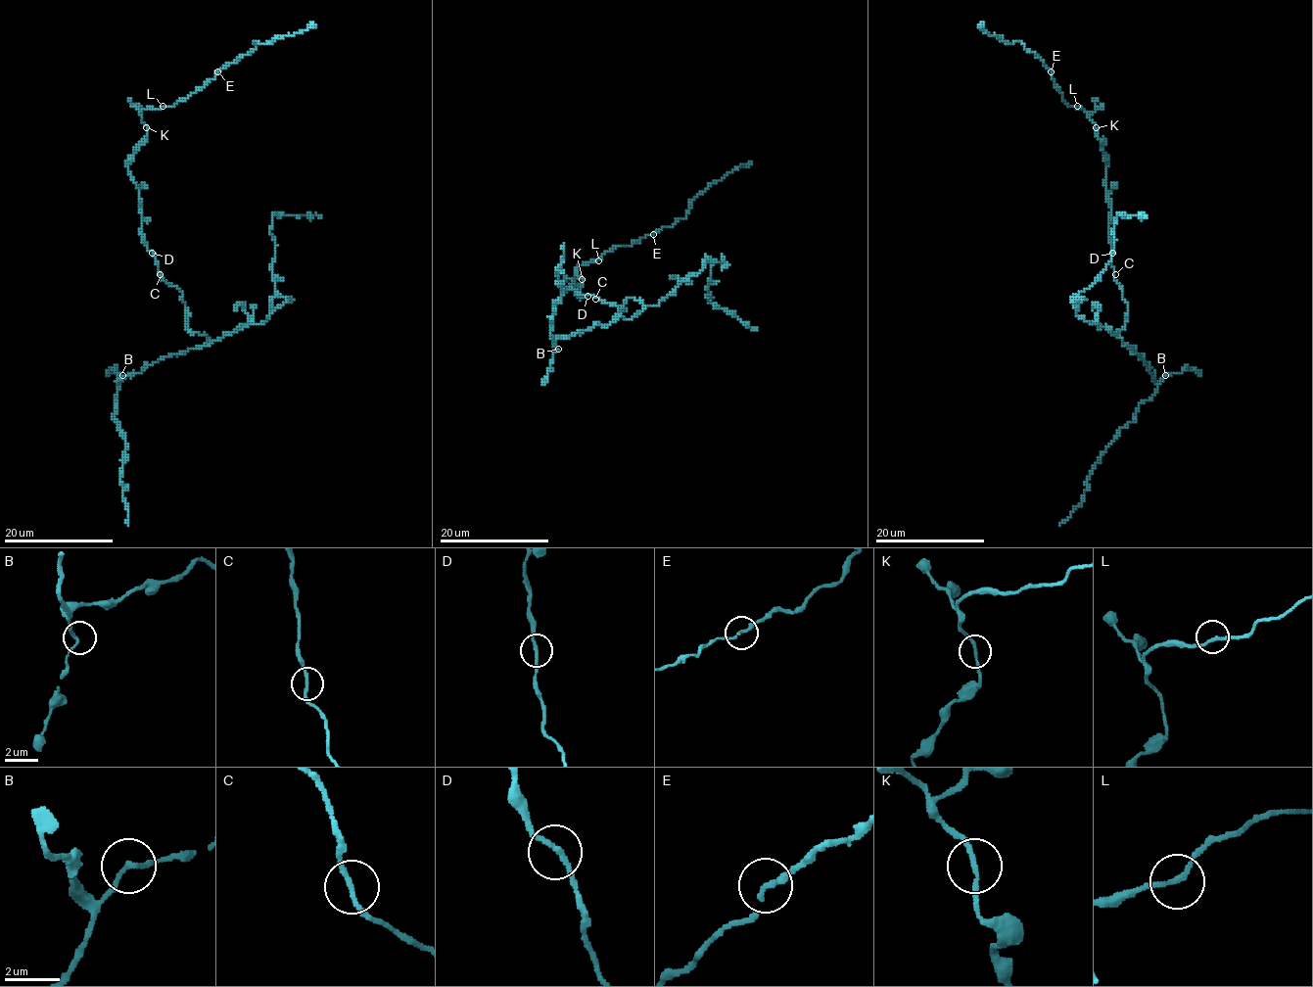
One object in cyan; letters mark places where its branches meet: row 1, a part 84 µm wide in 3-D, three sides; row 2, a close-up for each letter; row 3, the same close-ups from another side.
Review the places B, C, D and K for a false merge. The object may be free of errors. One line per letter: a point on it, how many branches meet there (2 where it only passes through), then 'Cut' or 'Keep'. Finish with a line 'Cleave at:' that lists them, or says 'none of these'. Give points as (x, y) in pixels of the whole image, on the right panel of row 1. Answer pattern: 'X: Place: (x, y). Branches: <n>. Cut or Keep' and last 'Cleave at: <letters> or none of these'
B: Place: (1165, 375). Branches: 2. Keep
C: Place: (1115, 274). Branches: 2. Keep
D: Place: (1112, 253). Branches: 2. Keep
K: Place: (1096, 127). Branches: 2. Keep
Cleave at: none of these

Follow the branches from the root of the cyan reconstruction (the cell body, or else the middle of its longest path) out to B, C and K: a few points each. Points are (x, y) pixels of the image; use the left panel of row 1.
B: (156, 262), (160, 276), (182, 294), (186, 327), (205, 334), (209, 344), (159, 358), (119, 382), (122, 375)
C: (156, 262), (160, 274)
K: (156, 262), (141, 231), (141, 198), (126, 164), (135, 148), (148, 137), (147, 127)

